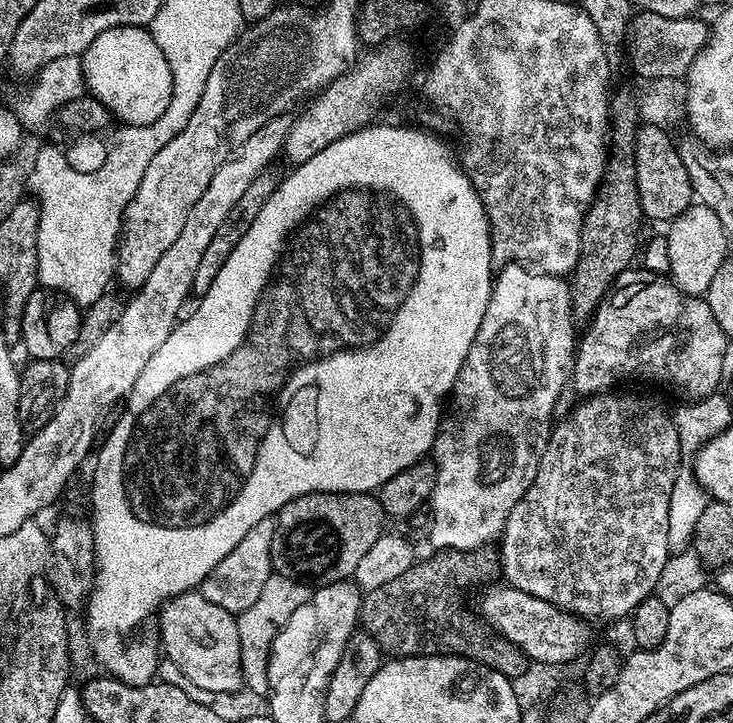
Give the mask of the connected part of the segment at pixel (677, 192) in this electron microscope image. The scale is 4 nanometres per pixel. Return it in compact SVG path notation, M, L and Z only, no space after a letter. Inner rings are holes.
M647 122L641 123L636 130L636 185L640 205L649 221L652 219L671 222L694 203L692 178L680 157L681 149L672 141L672 136L668 132L671 131L667 127Z

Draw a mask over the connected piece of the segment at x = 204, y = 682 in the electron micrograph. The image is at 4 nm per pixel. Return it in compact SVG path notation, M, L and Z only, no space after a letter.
M193 590L172 597L164 606L159 620L163 655L177 664L194 686L211 693L236 692L245 687L246 675L233 613L222 610L222 606L214 606L214 602L204 597L203 591Z

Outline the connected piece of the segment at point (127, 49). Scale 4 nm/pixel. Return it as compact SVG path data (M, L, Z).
M123 24L110 30L102 30L94 42L82 53L82 67L84 69L84 83L87 91L96 99L103 102L105 108L113 117L120 119L121 125L146 126L153 124L166 112L166 106L170 106L170 94L172 93L172 75L170 74L170 62L166 60L166 54L158 50L158 42L154 42L151 31L147 27L134 24Z

